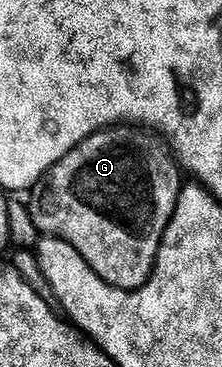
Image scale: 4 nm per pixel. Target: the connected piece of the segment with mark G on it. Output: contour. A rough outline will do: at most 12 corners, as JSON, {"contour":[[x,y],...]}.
{"contour":[[105,128],[36,189],[38,233],[112,288],[153,276],[183,169]]}

